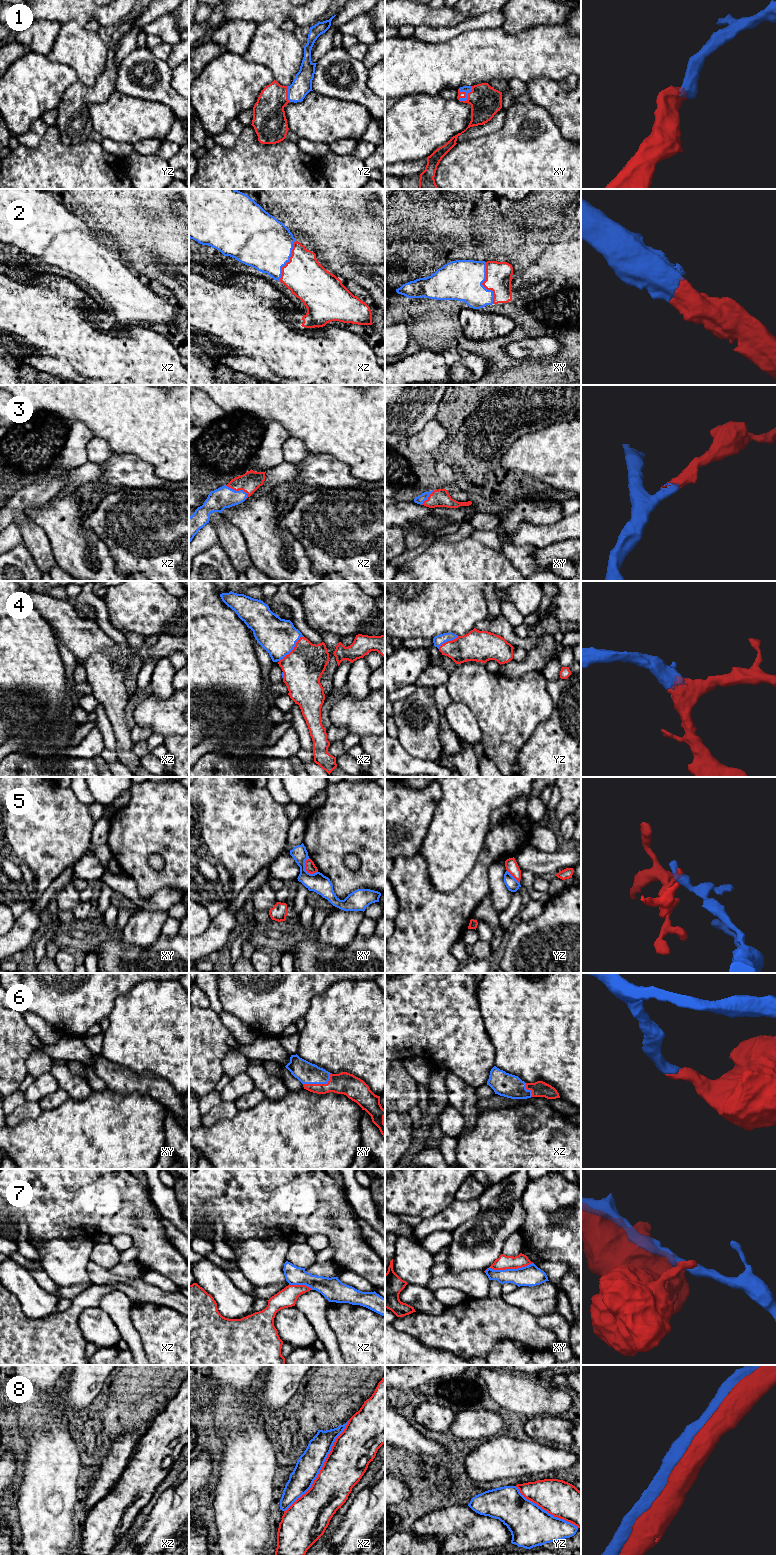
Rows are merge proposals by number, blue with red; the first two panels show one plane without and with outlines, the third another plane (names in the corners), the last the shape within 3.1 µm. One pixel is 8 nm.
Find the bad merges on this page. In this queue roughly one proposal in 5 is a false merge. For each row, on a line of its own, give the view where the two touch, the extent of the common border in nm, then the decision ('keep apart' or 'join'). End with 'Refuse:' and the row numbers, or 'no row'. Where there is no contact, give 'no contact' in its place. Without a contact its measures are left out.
1: meets blue in xy; contact 160 nm long; join
2: meets blue in xy; contact 340 nm long; join
3: meets blue in xz; contact 200 nm long; join
4: meets blue in xz; contact 280 nm long; join
5: meets blue in xy; contact 150 nm long; keep apart
6: meets blue in xy; contact 240 nm long; join
7: meets blue in xy; contact 400 nm long; keep apart
8: meets blue in xz; contact 900 nm long; keep apart
Refuse: 5, 7, 8

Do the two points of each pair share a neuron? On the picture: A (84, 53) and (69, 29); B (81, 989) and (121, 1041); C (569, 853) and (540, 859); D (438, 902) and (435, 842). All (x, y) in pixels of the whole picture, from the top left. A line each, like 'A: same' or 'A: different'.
A: same
B: different
C: same
D: different

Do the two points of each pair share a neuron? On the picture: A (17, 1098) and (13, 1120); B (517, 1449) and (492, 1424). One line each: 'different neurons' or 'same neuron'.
A: different neurons
B: different neurons

